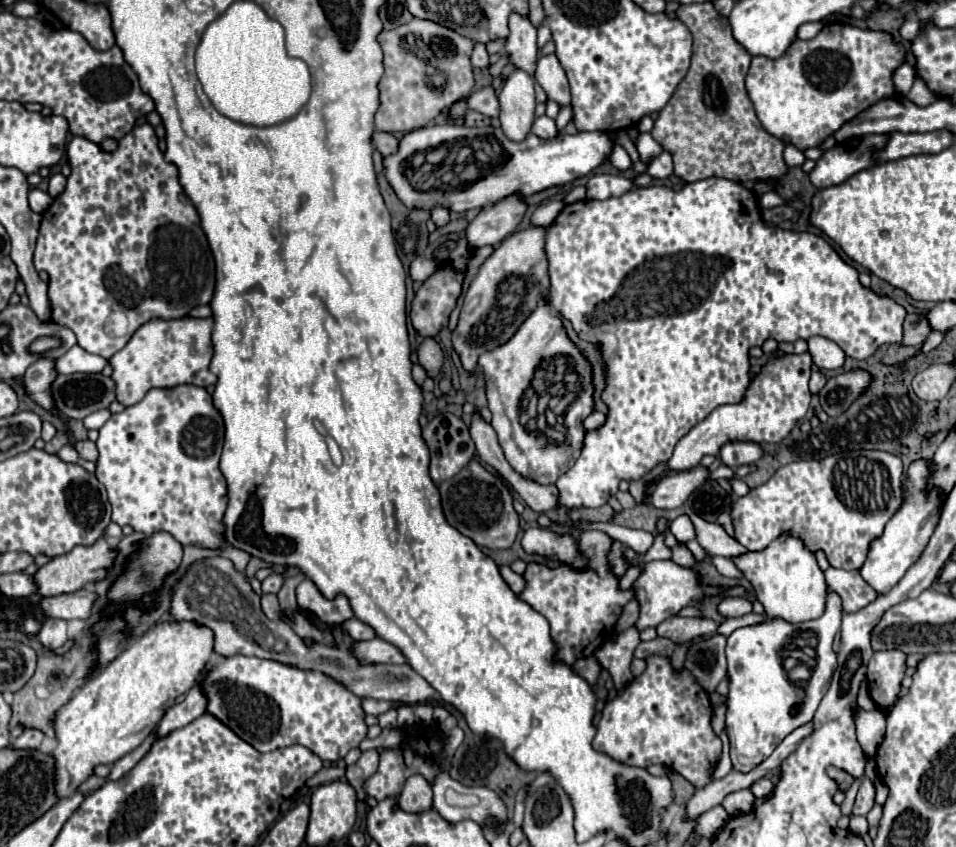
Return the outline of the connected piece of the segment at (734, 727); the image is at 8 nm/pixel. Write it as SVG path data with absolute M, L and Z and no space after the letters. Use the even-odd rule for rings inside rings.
M828 593L826 611L820 619L800 625L792 625L782 619L766 619L760 625L736 629L728 637L726 657L728 657L730 691L728 691L726 731L730 737L730 757L734 769L744 773L750 771L760 761L764 761L790 731L812 721L836 669L836 653L832 649L832 641L834 635L840 631L840 623L842 623L840 597L836 593ZM798 631L812 631L818 639L816 665L812 667L812 677L804 689L798 689L788 679L780 659L780 645L788 645Z

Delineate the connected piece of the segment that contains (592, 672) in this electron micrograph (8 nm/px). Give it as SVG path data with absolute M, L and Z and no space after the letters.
M588 657L588 659L578 659L574 663L574 671L578 675L582 675L586 681L590 681L592 685L596 683L598 679L598 673L600 673L600 663L594 659L594 657Z

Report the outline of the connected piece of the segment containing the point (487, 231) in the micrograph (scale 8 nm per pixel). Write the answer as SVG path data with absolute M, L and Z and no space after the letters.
M512 195L492 207L482 209L464 231L468 249L498 245L502 239L514 233L524 213L526 213L526 203L520 195Z

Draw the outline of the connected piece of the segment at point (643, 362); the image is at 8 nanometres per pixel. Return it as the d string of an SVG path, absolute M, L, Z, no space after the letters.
M704 179L696 183L688 183L684 189L674 191L668 187L638 187L620 197L610 197L604 201L584 199L572 205L566 205L556 223L546 233L546 257L548 257L548 275L550 275L550 299L552 307L558 315L570 319L576 333L592 343L602 345L604 363L608 365L608 389L604 391L604 401L610 407L606 423L596 429L588 431L584 439L584 449L576 463L556 481L558 487L558 505L568 509L580 507L602 507L612 495L618 491L618 483L622 479L642 479L652 467L664 463L672 457L674 445L704 417L708 417L718 405L724 403L738 403L744 399L744 391L750 383L748 377L748 349L754 345L762 345L766 339L776 341L796 341L808 339L812 335L822 335L834 341L848 357L854 359L868 359L880 345L884 343L900 343L902 341L902 323L906 311L892 301L890 297L880 297L870 289L862 287L858 281L858 271L842 261L842 257L830 247L826 239L806 231L790 231L780 227L768 227L762 221L760 203L756 195L730 179Z

